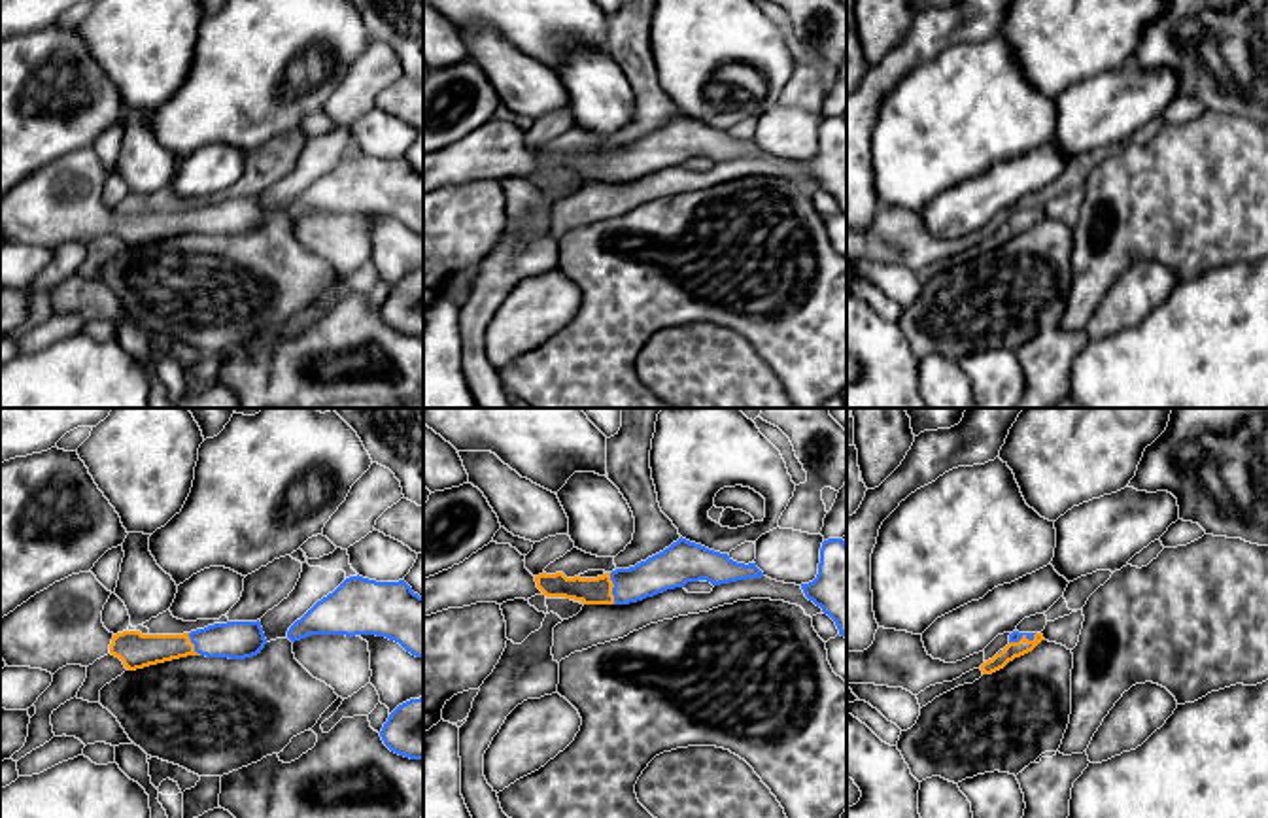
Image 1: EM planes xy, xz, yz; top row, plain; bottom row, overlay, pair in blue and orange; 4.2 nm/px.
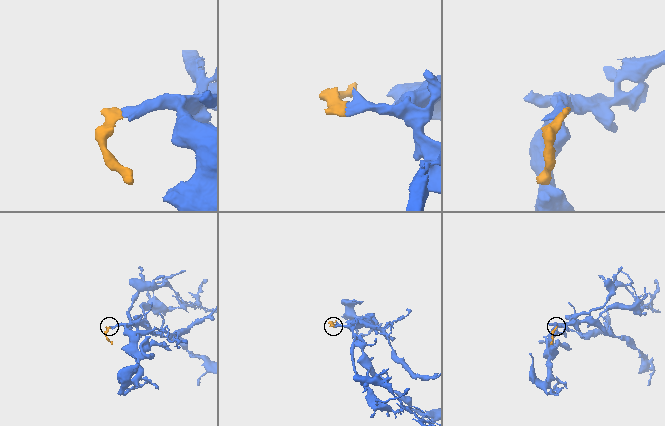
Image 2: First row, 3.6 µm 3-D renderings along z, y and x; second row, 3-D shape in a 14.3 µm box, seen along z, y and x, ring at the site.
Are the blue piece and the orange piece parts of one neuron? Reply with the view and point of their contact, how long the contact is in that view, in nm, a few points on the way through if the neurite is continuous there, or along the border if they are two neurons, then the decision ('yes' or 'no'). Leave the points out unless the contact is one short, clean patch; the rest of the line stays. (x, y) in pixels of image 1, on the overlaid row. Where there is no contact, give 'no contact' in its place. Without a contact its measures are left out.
xz (613, 588) | 140 nm | across xz (668, 569), (639, 582), (613, 588), (598, 590) | yes

